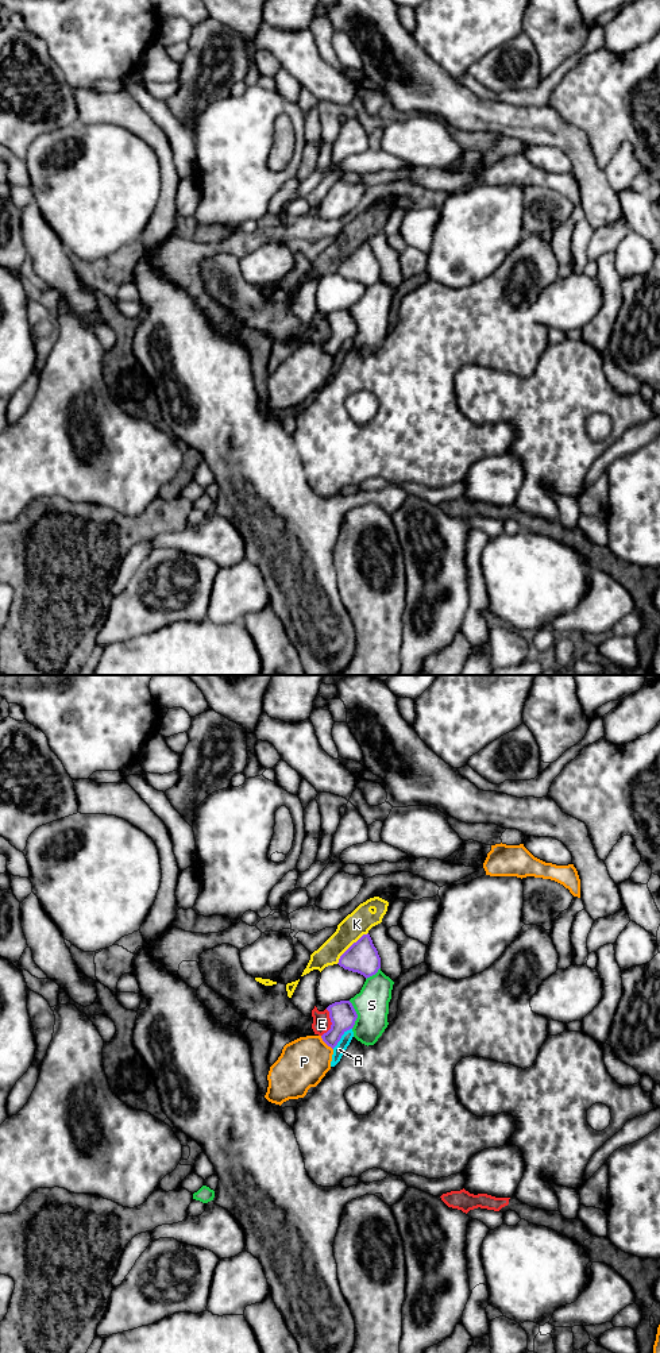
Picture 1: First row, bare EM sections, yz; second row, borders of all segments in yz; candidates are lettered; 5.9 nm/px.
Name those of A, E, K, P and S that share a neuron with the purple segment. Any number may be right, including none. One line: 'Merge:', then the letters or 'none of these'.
Merge: none of these

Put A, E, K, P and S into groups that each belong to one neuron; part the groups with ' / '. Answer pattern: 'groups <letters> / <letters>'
groups A K / E / P / S

